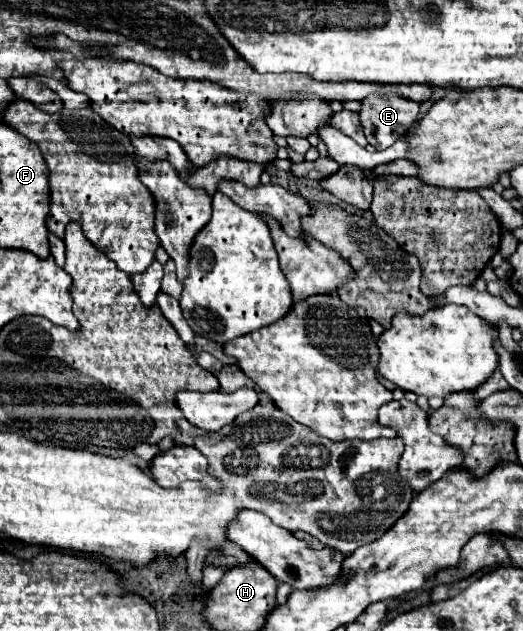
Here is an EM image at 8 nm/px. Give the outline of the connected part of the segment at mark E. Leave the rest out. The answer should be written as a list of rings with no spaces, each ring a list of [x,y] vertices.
[[[369,95],[361,101],[359,115],[367,141],[383,151],[415,125],[419,112],[420,103],[399,95]]]

